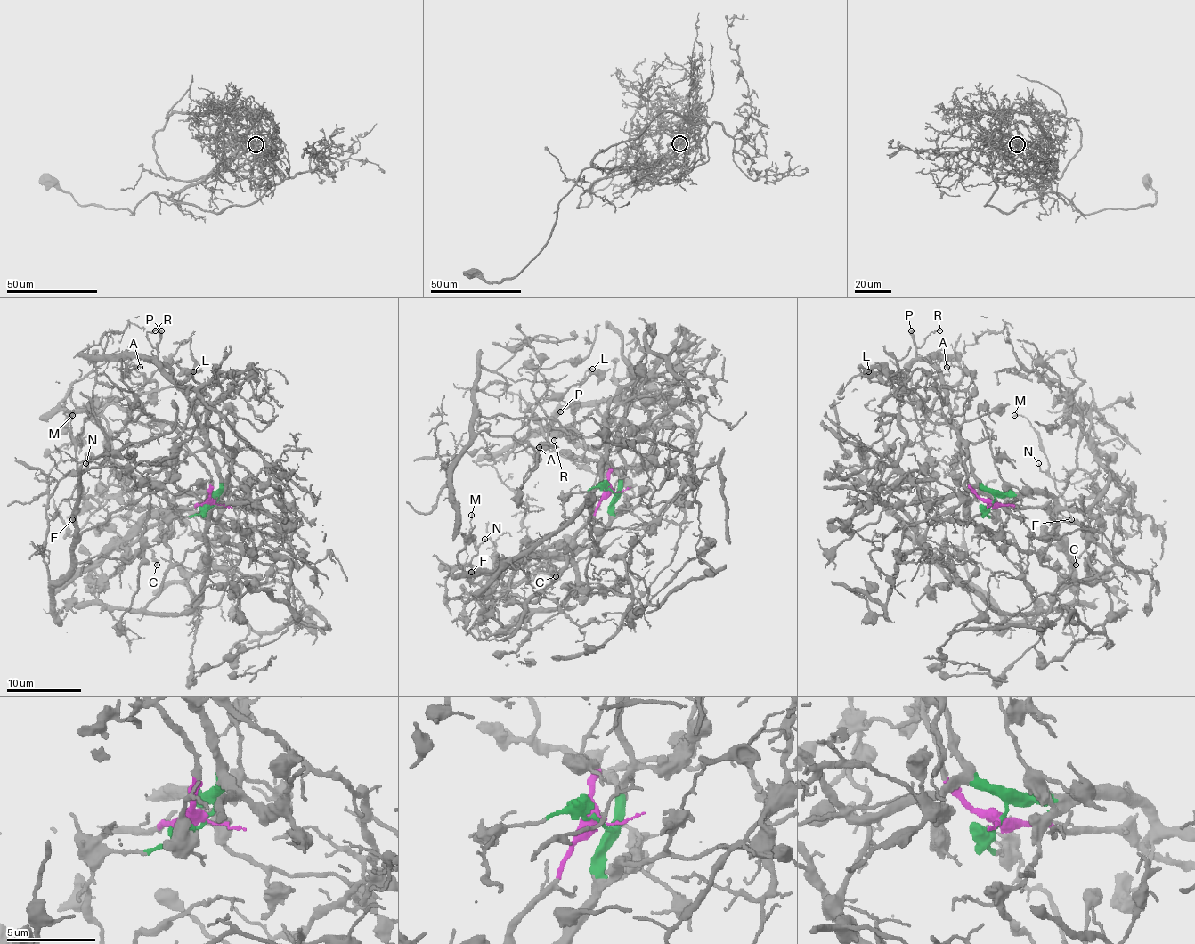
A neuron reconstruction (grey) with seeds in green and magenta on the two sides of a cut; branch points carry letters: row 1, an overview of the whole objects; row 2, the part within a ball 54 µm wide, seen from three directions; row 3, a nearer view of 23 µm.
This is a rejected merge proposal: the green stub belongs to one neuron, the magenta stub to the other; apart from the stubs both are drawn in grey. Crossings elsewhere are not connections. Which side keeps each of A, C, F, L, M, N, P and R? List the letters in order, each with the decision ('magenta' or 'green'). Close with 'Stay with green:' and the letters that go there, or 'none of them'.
A: green
C: magenta
F: magenta
L: green
M: magenta
N: magenta
P: green
R: green
Stay with green: A, L, P, R

